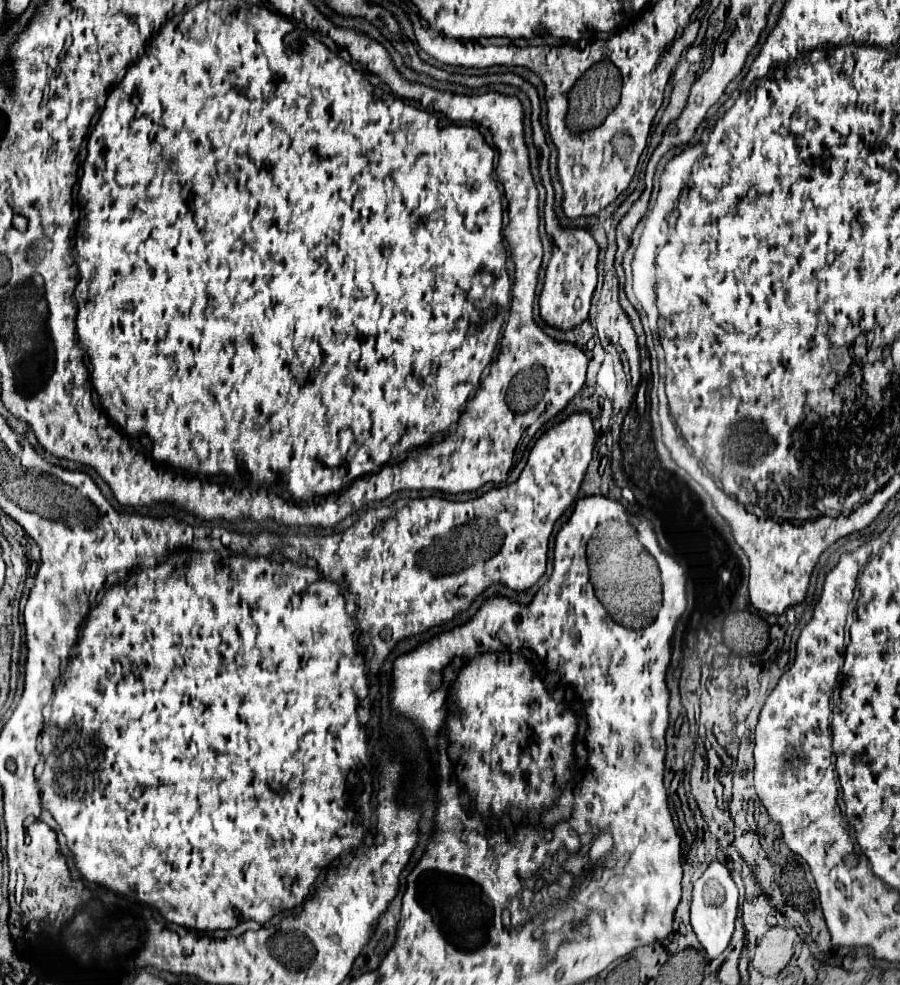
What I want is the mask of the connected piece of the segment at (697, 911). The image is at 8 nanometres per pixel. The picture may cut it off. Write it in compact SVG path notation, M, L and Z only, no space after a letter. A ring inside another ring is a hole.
M712 861L704 871L704 875L694 883L692 905L690 905L692 929L710 959L718 957L728 947L730 937L734 933L736 913L738 913L738 889L730 877L730 871L722 863ZM708 903L712 903L712 907Z

